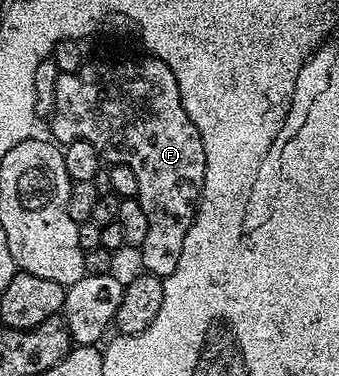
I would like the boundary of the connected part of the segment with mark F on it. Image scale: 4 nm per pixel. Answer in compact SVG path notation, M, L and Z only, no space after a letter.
M142 55L139 61L126 61L123 65L90 65L83 64L77 73L59 73L56 83L56 95L54 96L54 112L48 118L50 124L49 136L58 143L69 143L72 141L87 141L96 147L96 151L102 156L103 162L113 163L115 165L127 165L136 171L136 183L138 184L138 196L136 200L140 207L144 207L144 215L148 215L148 235L140 247L142 253L142 266L145 272L151 273L153 277L167 277L176 271L176 263L180 263L180 251L184 251L184 239L188 231L194 225L194 215L198 212L198 203L202 196L204 187L204 175L206 174L206 160L204 159L204 143L200 139L200 130L196 123L184 111L184 103L180 99L180 87L176 83L176 75L162 60L153 55Z

